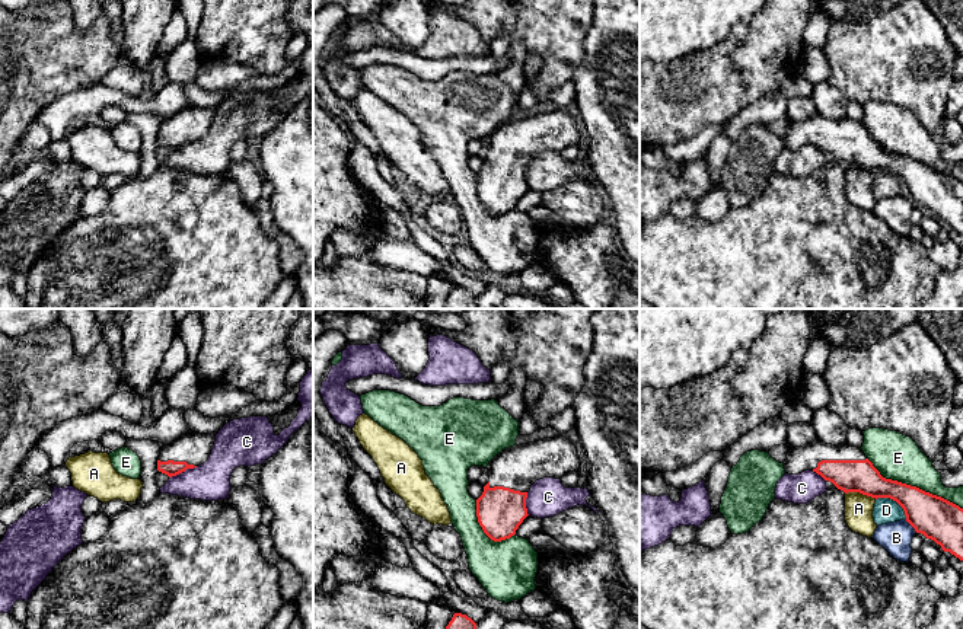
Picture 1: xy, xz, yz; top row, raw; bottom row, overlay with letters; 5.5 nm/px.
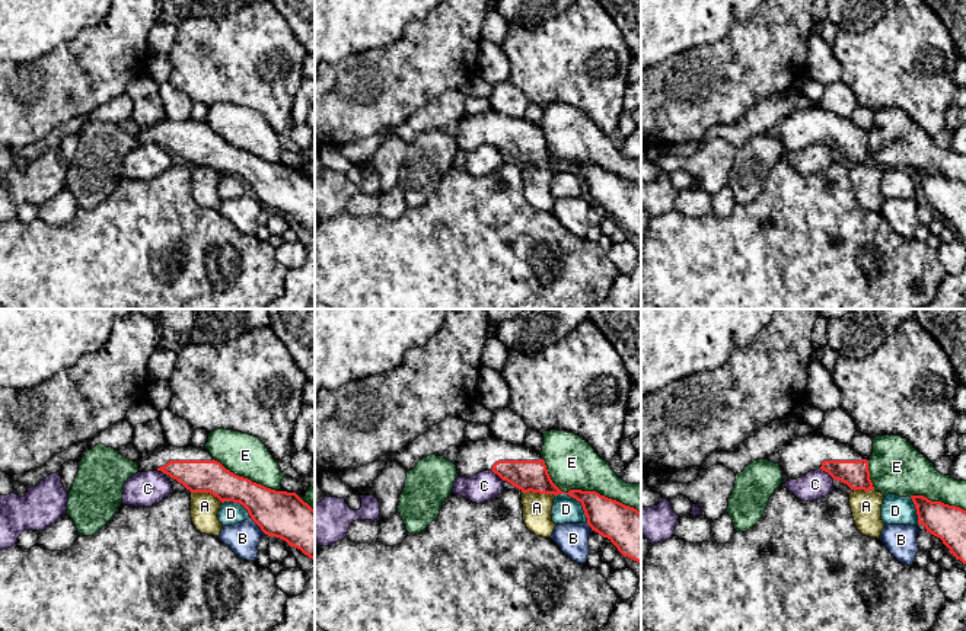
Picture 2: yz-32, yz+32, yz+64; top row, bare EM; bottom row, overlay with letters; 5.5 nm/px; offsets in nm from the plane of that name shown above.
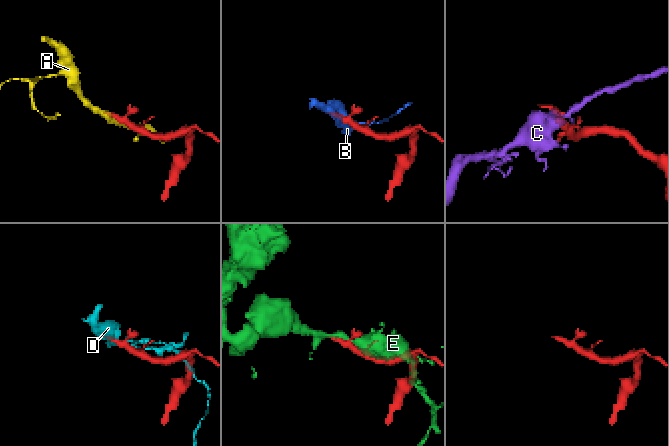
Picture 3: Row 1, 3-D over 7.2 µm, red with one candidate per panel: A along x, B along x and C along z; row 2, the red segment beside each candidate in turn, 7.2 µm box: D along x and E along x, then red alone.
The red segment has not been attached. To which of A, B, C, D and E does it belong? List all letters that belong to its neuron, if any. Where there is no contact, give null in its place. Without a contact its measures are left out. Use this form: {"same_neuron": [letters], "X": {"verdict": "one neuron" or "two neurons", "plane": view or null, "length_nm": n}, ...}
{"same_neuron": [], "A": {"verdict": "two neurons", "plane": "yz", "length_nm": 180}, "B": {"verdict": "two neurons", "plane": "yz", "length_nm": 100}, "C": {"verdict": "two neurons", "plane": "xy", "length_nm": 170}, "D": {"verdict": "two neurons", "plane": "yz", "length_nm": 200}, "E": {"verdict": "two neurons", "plane": "yz", "length_nm": 600}}

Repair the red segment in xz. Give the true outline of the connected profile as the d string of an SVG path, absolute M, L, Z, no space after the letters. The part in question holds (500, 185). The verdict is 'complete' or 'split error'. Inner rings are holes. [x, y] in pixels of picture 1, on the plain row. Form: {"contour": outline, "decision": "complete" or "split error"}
{"contour": "M564 109L513 119L487 140L490 156L476 173L476 191L494 215L510 213L529 189L527 166L543 151L561 153L580 143L577 121Z", "decision": "split error"}

